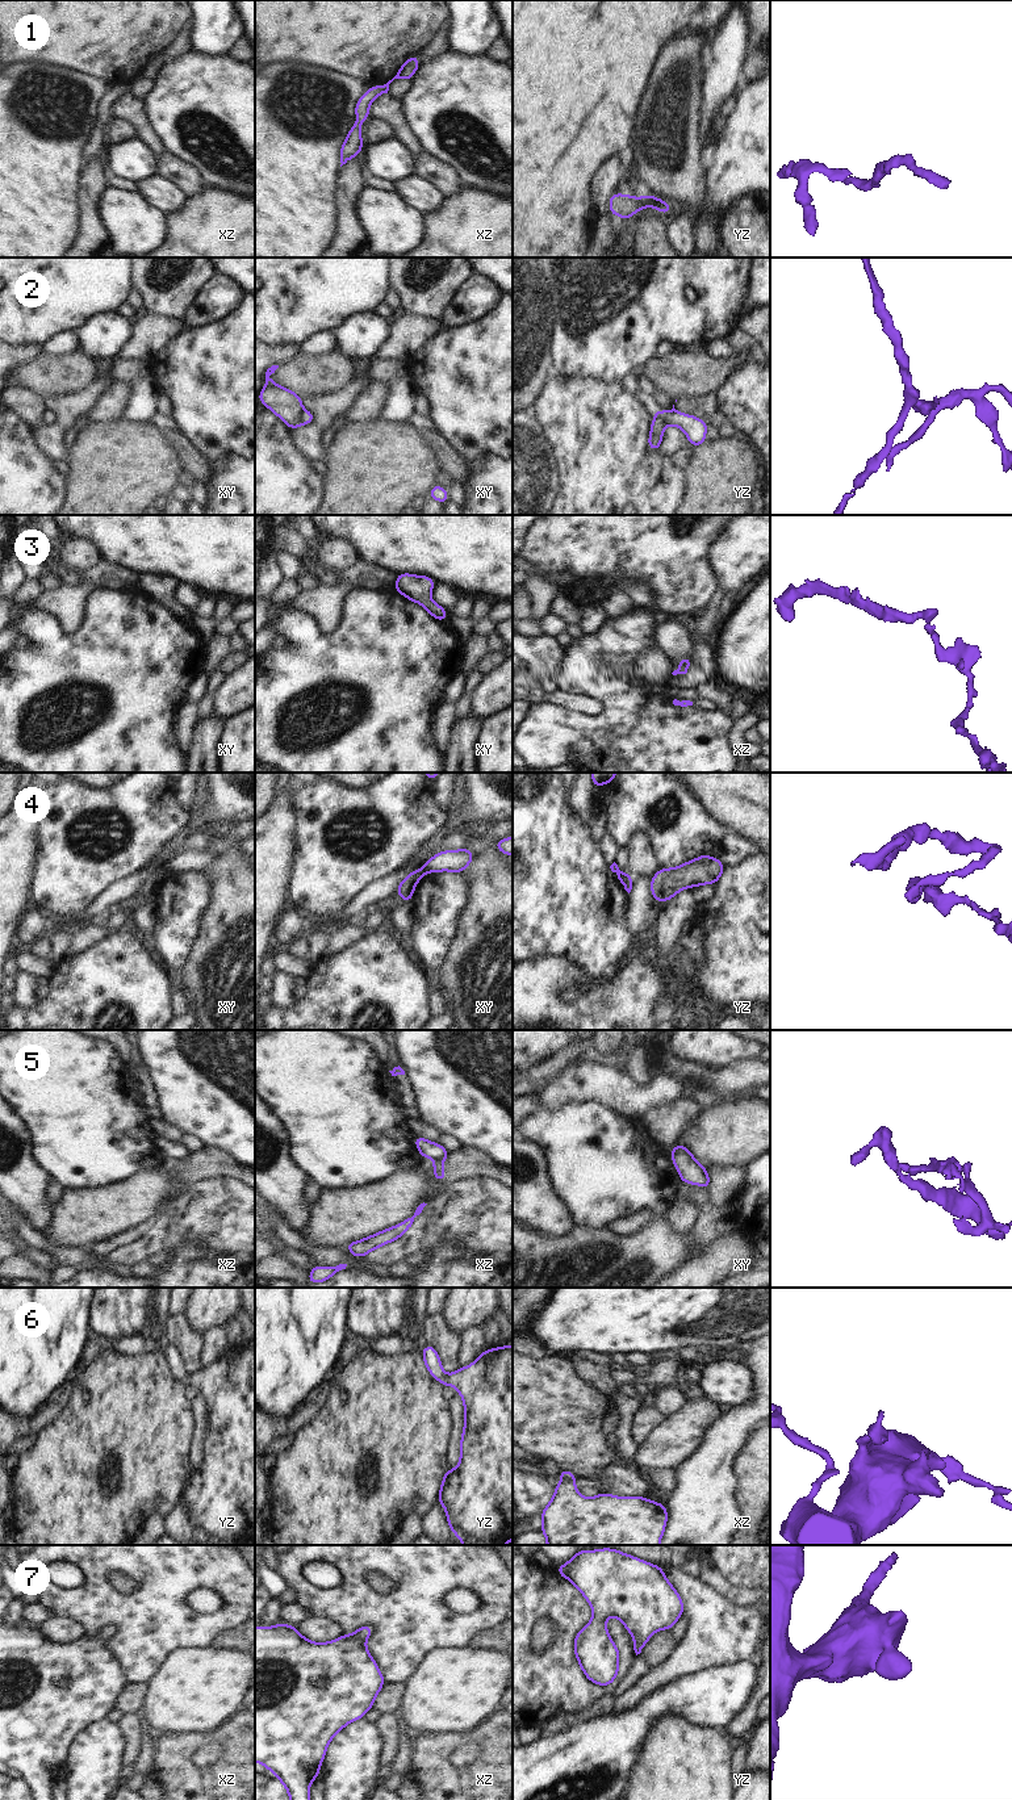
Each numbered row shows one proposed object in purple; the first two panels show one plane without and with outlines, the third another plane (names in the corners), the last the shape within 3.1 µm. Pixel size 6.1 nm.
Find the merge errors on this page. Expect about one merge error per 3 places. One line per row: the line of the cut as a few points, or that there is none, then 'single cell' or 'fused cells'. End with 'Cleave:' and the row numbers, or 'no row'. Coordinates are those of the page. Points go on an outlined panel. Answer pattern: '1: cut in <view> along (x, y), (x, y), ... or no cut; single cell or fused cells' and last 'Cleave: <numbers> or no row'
1: no cut; single cell
2: cut in xy along (304, 410), (301, 423); fused cells
3: no cut; single cell
4: cut in xy along (419, 869), (425, 873); fused cells
5: cut in xz along (448, 1154), (435, 1159); fused cells
6: no cut; single cell
7: no cut; single cell
Cleave: 2, 4, 5

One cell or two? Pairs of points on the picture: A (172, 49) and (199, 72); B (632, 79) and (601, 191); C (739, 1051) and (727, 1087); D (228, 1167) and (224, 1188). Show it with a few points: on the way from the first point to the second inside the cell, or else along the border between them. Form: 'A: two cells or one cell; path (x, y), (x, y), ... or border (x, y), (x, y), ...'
A: two cells; border (189, 49), (163, 66)
B: two cells; border (617, 155), (613, 155), (599, 167), (592, 183)
C: two cells; border (756, 1059), (722, 1068), (703, 1066)
D: two cells; border (241, 1179), (217, 1176), (200, 1180), (196, 1184)

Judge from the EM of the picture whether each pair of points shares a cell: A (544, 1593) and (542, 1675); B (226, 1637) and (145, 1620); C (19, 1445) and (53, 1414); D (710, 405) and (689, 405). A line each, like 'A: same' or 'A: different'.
A: same
B: different
C: same
D: same

